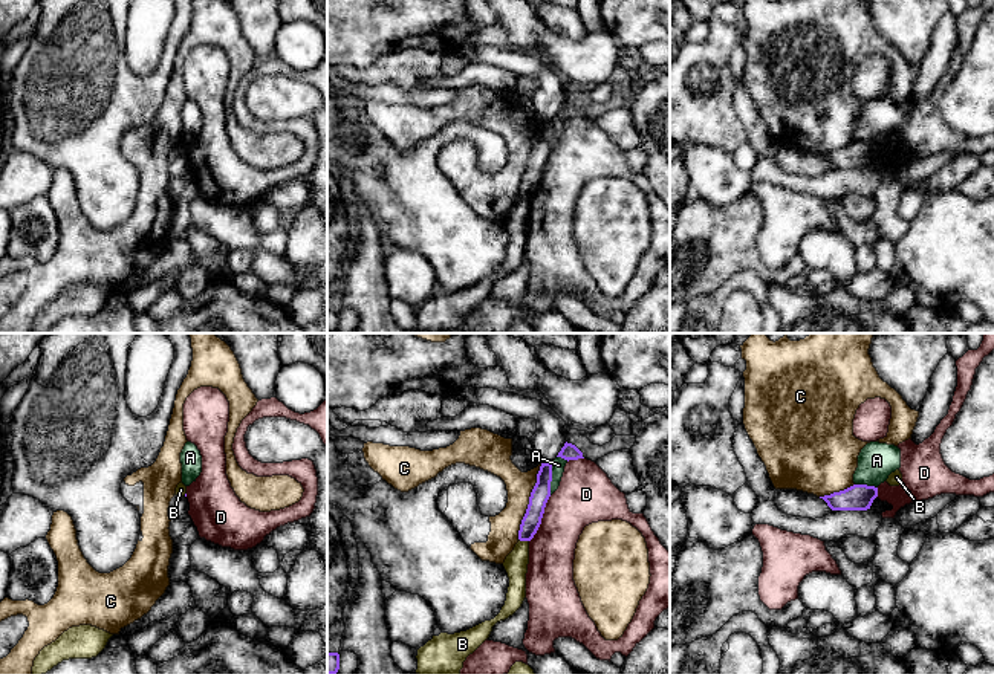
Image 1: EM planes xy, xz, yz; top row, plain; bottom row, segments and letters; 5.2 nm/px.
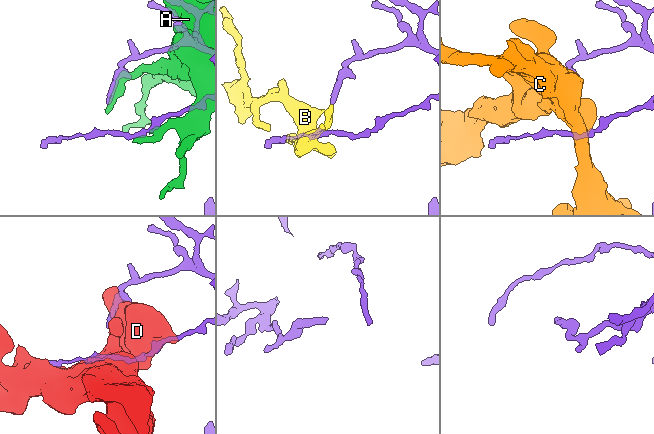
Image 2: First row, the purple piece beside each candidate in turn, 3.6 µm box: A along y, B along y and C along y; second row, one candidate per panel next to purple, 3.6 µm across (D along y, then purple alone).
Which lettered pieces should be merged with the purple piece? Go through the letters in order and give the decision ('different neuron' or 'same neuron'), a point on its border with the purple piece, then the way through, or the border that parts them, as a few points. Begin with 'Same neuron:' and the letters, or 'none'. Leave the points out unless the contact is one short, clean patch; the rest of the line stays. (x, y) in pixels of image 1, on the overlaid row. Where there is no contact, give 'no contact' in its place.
Same neuron: none
A: different neuron; contact xz (551, 479)
B: different neuron; contact xz (523, 540); border xz (519, 538), (528, 541)
C: different neuron; contact xz (529, 502)
D: different neuron; contact xz (542, 517)

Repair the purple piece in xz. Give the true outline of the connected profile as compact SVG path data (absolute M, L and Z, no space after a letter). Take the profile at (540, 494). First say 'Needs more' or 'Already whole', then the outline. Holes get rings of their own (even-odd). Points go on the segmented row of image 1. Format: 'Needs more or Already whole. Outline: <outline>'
Already whole. Outline: M554 462L541 463L540 466L537 483L531 492L529 504L520 524L520 541L531 541L541 524L544 507L551 497L552 465Z

